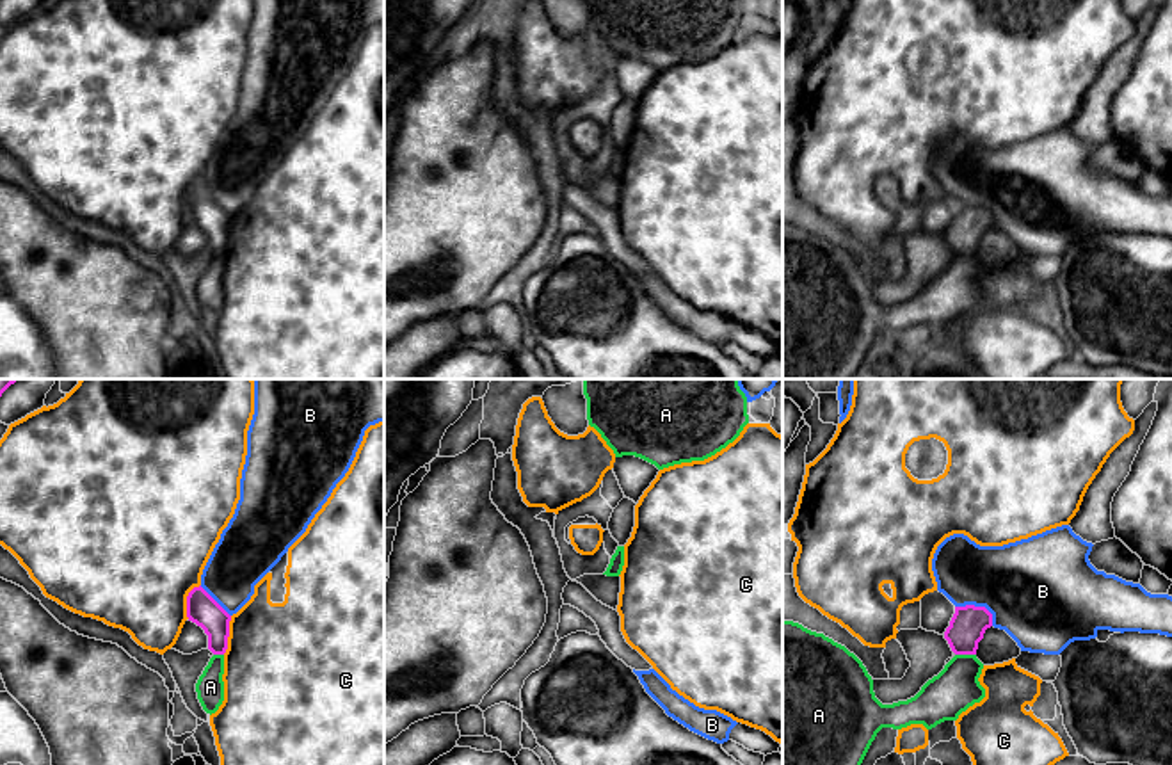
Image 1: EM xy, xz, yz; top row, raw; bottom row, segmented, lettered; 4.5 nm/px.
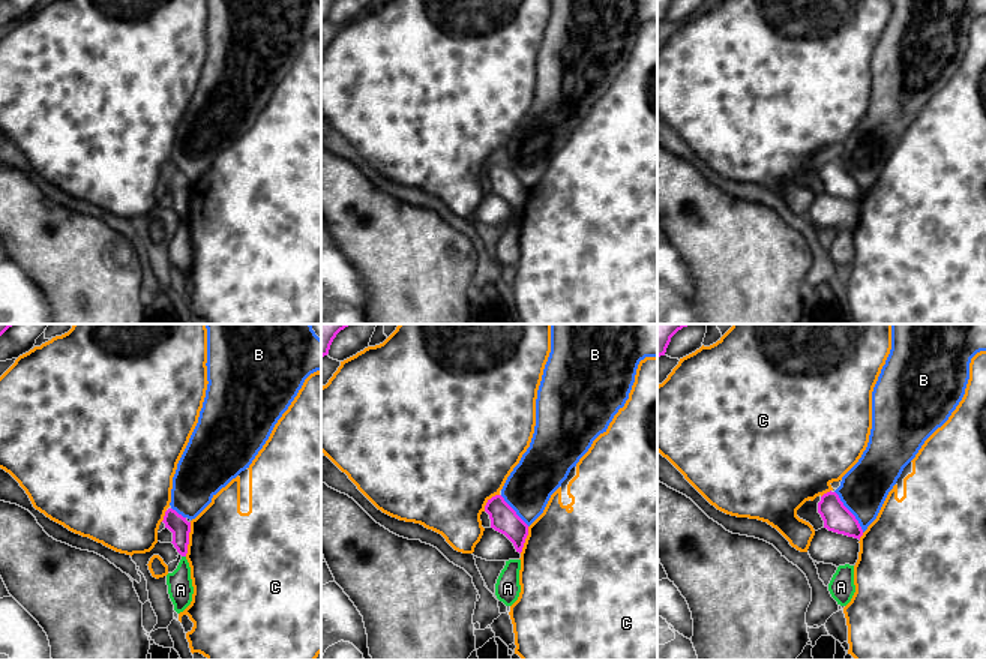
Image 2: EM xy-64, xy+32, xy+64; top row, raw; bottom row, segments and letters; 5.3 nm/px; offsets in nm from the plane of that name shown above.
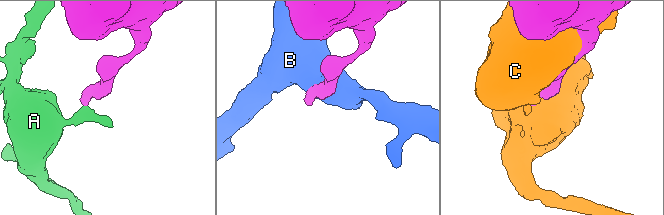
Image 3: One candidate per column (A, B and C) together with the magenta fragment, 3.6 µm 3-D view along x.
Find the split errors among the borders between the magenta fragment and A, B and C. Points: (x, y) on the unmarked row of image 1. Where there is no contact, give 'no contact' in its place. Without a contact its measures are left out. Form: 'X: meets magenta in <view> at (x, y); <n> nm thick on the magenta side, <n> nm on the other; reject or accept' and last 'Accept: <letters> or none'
A: meets magenta in yz at (966, 255); 160 nm thick on the magenta side, 200 nm on the other; reject
B: meets magenta in yz at (979, 209); 160 nm thick on the magenta side, 420 nm on the other; reject
C: meets magenta in xy at (228, 237); 140 nm thick on the magenta side, 480 nm on the other; reject
Accept: none

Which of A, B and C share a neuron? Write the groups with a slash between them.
A / B / C

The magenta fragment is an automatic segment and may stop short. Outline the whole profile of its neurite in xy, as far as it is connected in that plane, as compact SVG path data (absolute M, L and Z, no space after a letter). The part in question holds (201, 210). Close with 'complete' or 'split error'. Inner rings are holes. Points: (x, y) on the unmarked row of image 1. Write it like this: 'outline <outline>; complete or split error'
outline M199 187L187 197L187 219L208 237L208 251L224 256L231 217Z; complete

